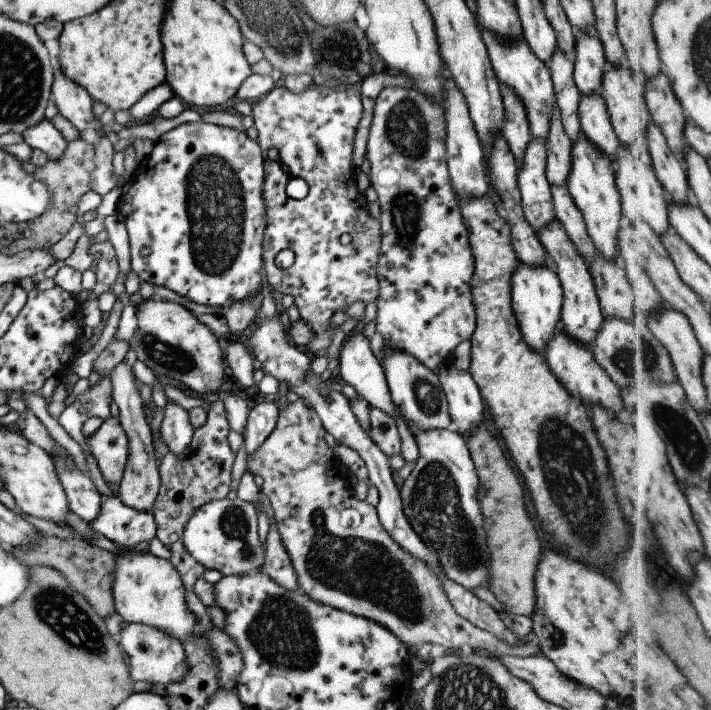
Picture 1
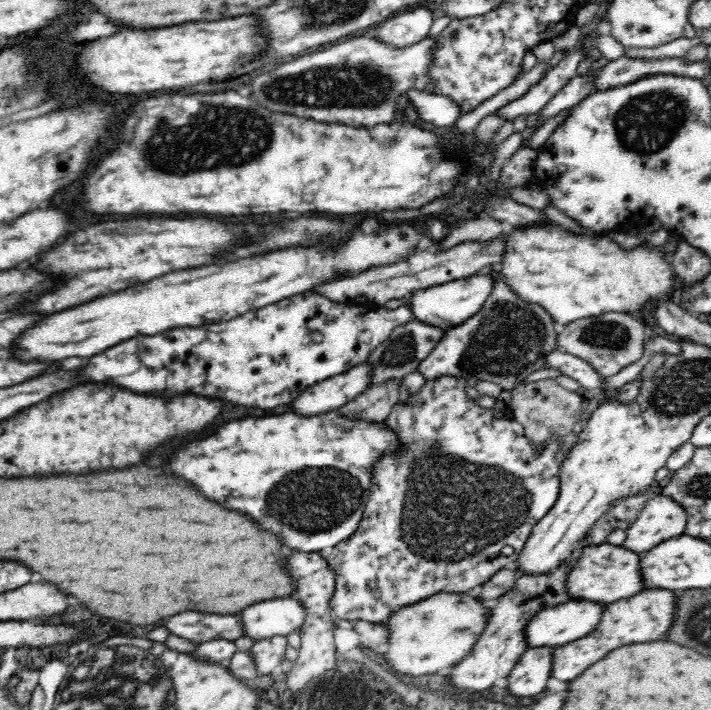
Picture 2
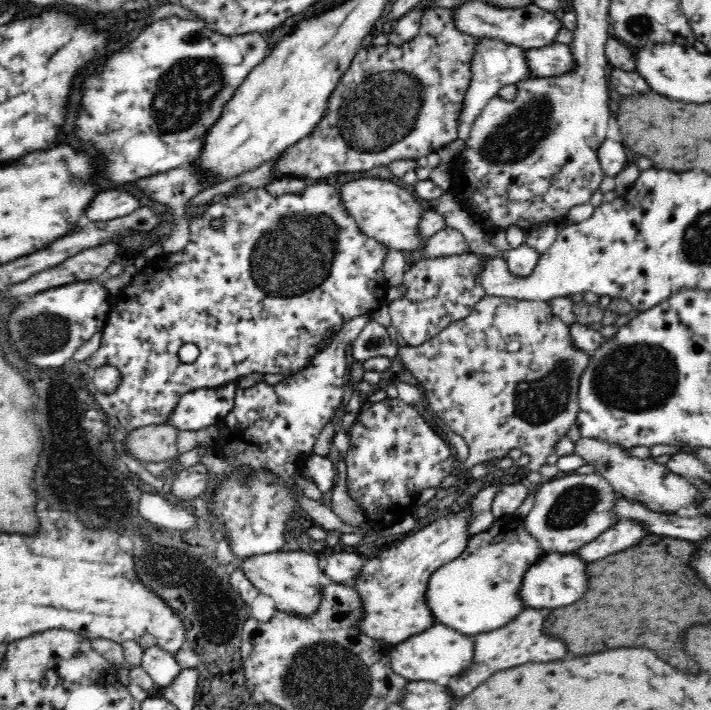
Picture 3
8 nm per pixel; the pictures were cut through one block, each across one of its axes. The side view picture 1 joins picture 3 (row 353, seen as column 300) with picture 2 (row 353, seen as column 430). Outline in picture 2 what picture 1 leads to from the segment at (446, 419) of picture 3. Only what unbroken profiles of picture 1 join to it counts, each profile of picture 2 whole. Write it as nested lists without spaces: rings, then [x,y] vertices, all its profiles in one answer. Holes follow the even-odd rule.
[[[620,312],[575,320],[560,332],[557,346],[563,352],[580,356],[604,376],[614,376],[626,366],[640,360],[644,354],[644,321]]]

